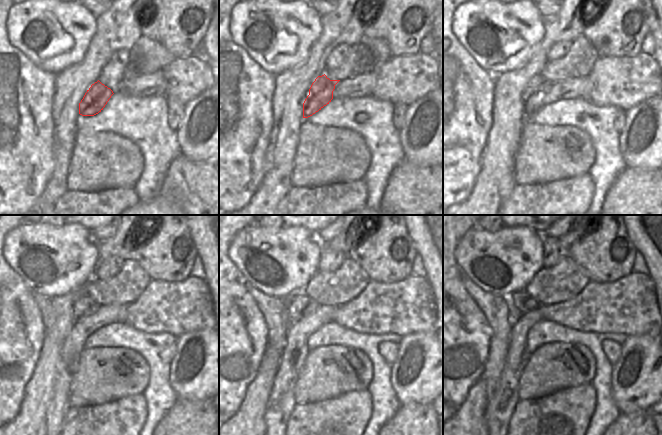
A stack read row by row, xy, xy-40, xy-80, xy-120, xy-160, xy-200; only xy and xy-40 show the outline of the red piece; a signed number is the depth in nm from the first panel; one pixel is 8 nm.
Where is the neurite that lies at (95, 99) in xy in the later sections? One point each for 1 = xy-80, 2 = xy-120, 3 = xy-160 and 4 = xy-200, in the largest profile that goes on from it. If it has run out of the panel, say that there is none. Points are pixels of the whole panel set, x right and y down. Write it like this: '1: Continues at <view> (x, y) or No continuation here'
1: Continues at xy-80 (537, 84)
2: Continues at xy-120 (83, 306)
3: Continues at xy-160 (300, 305)
4: Continues at xy-200 (521, 303)

